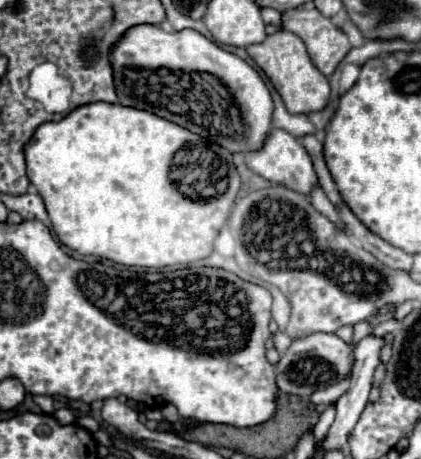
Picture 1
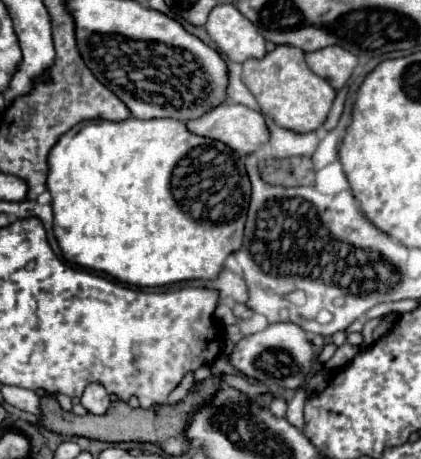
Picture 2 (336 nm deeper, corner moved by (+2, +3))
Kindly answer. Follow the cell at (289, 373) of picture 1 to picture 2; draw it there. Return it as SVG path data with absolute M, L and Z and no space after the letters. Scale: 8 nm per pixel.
M274 323L264 331L244 337L232 351L230 363L248 377L254 377L264 383L276 383L284 389L300 389L310 373L316 359L314 345L306 339L306 331L294 323Z

